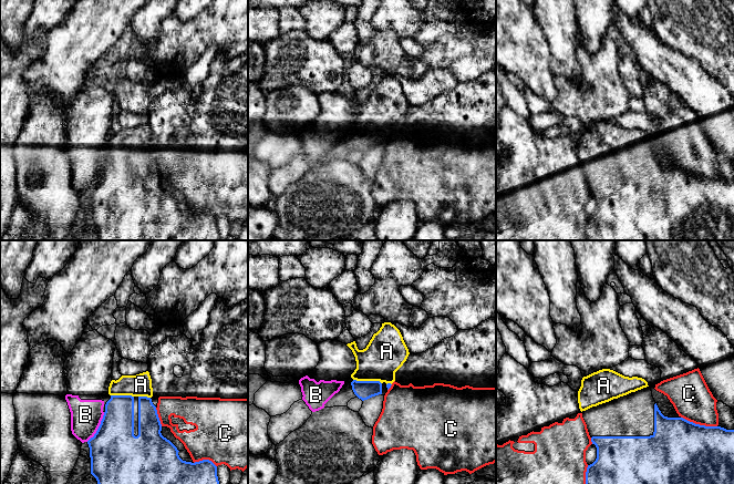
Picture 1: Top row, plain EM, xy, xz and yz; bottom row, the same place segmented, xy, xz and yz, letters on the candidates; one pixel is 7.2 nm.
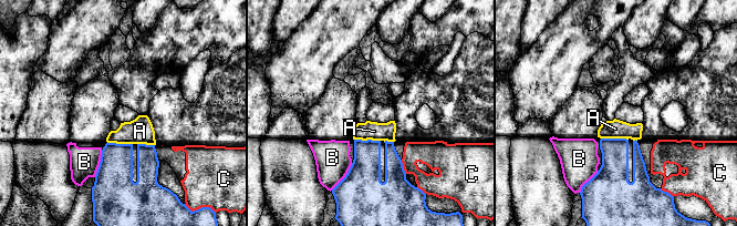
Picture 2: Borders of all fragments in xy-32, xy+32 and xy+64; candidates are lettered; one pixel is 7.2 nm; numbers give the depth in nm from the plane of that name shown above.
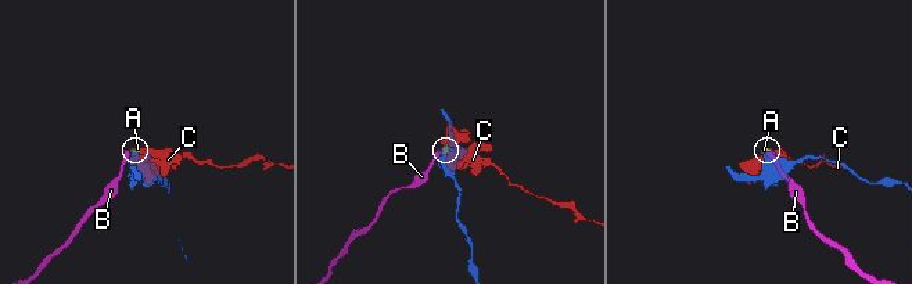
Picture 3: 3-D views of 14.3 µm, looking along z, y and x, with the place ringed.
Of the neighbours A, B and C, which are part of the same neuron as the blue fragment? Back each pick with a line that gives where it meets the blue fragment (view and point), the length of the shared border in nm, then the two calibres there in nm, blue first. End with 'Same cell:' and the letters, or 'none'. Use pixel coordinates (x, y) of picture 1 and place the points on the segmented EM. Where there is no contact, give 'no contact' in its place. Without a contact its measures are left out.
A: meets blue in xz at (368, 381); contact 220 nm long; 140 nm thick on the blue side, 300 nm on the other
Same cell: A

